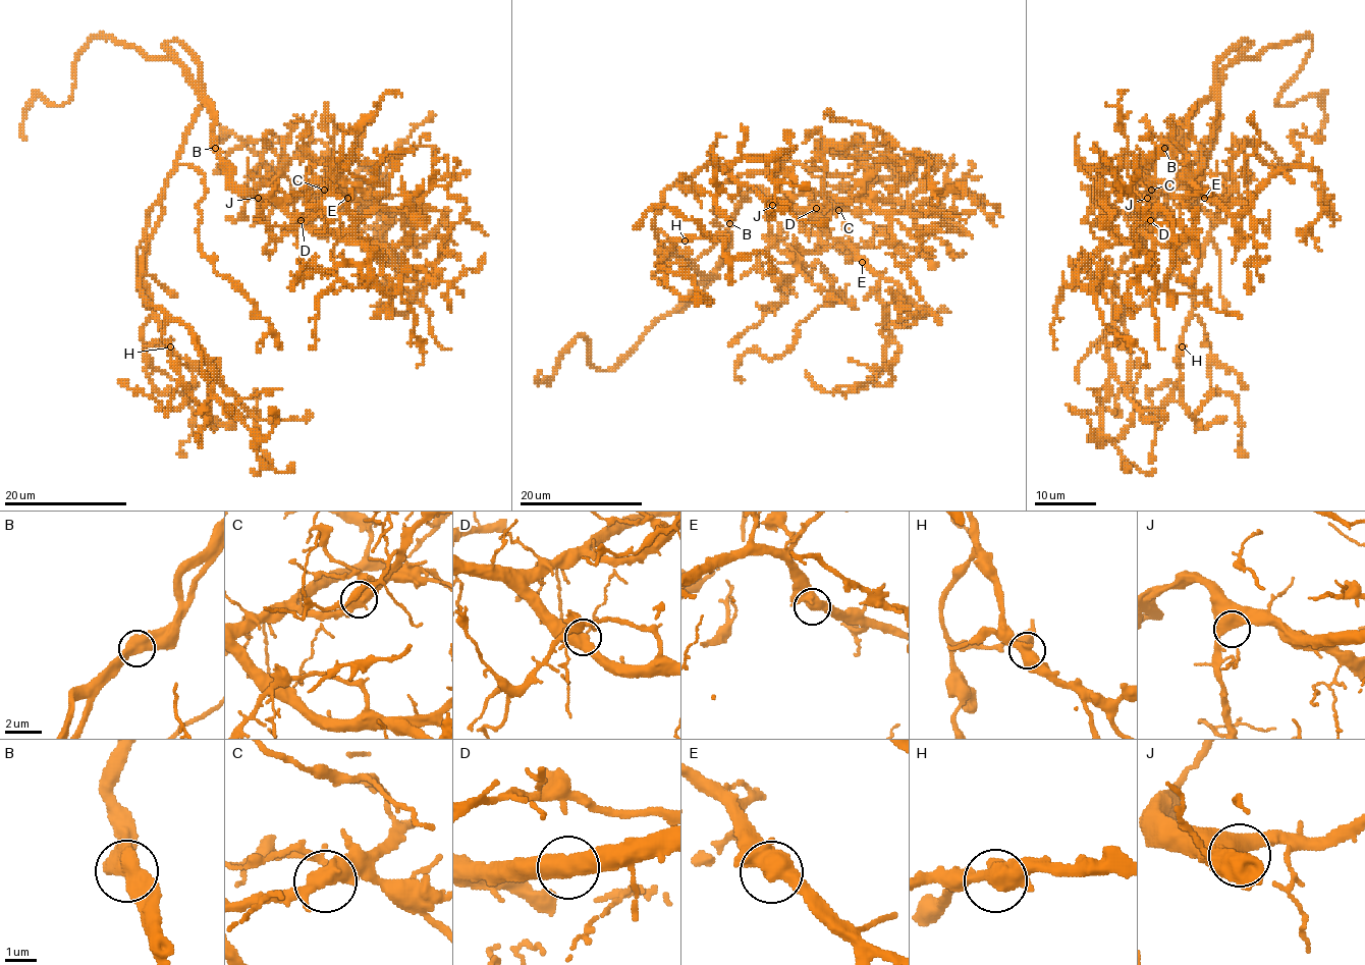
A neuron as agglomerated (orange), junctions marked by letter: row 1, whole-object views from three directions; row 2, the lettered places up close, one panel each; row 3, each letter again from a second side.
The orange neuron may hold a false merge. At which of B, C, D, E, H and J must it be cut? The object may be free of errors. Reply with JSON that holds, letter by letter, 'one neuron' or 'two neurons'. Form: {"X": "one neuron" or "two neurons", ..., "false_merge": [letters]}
{"B": "one neuron", "C": "one neuron", "D": "one neuron", "E": "one neuron", "H": "one neuron", "J": "one neuron", "false_merge": []}

